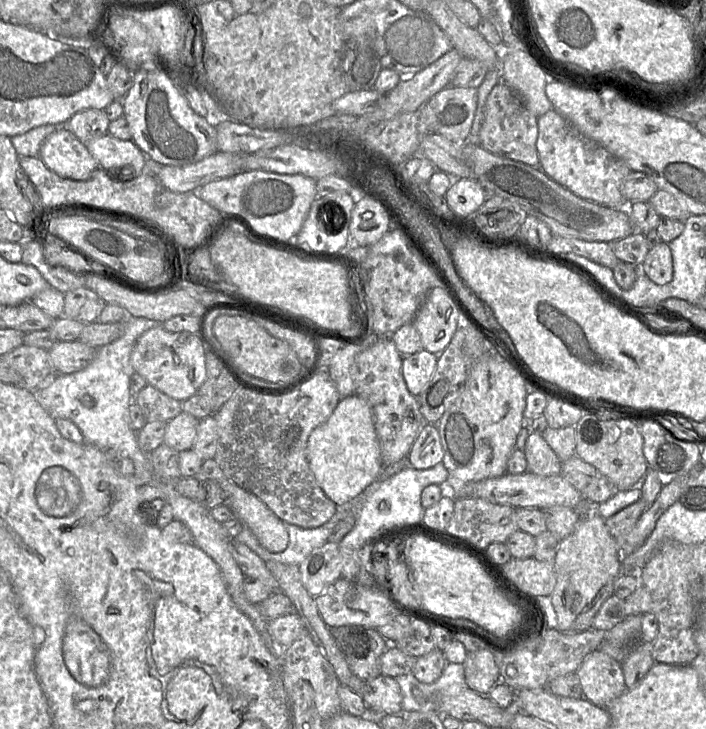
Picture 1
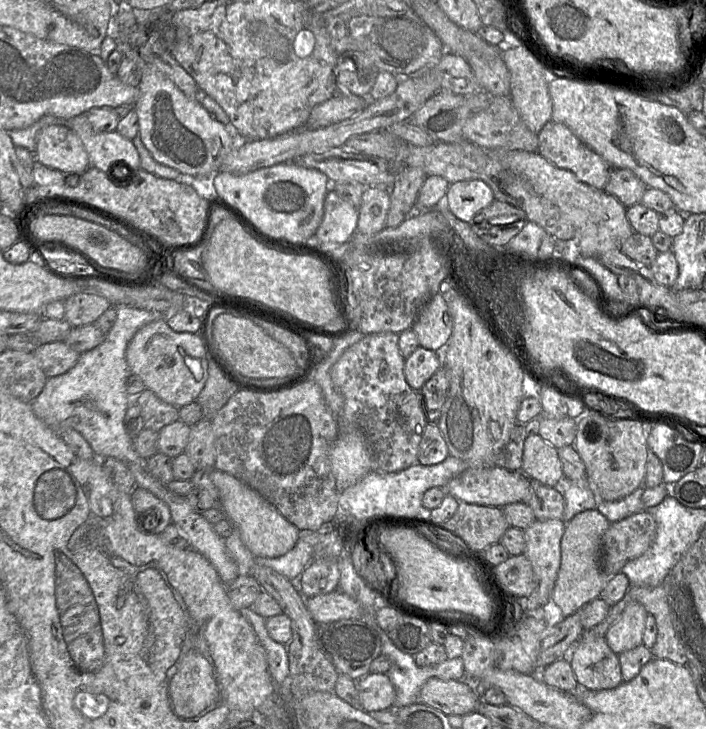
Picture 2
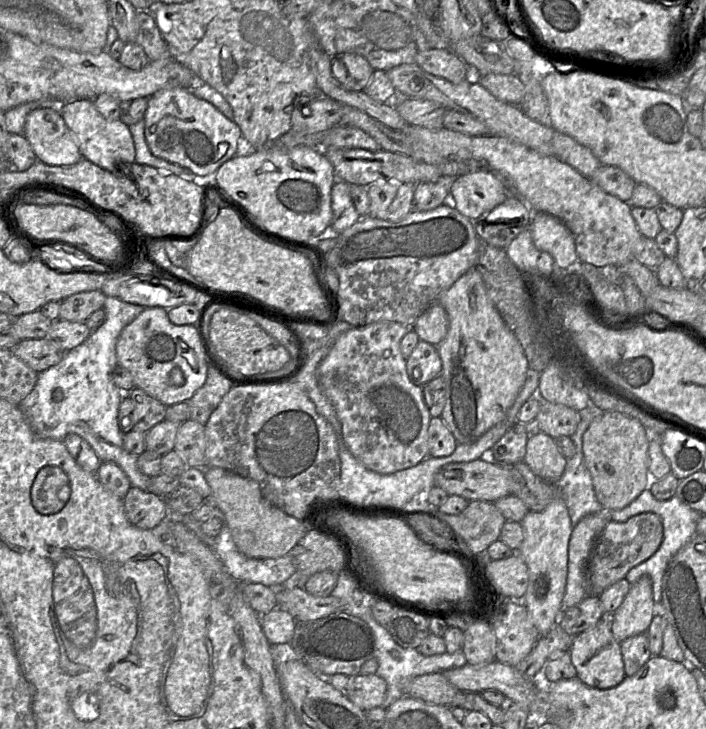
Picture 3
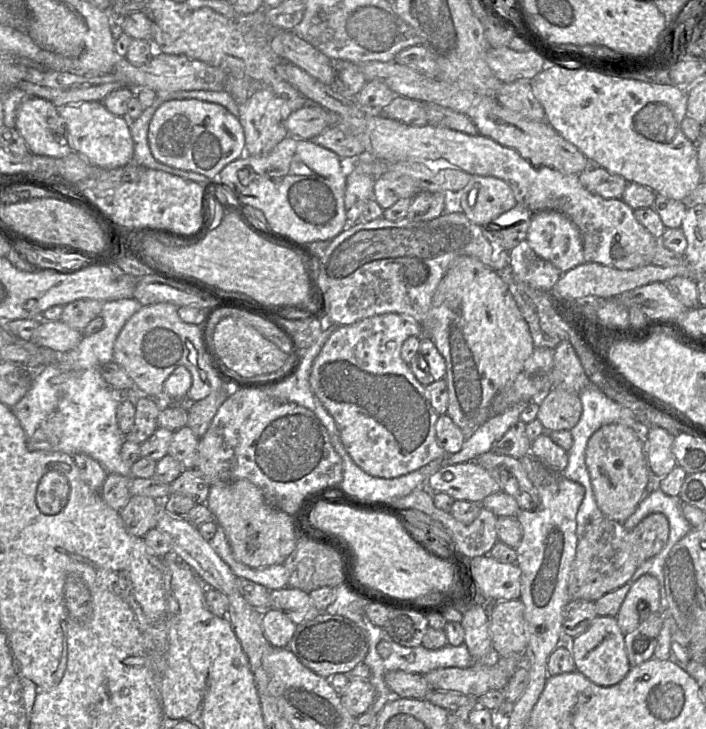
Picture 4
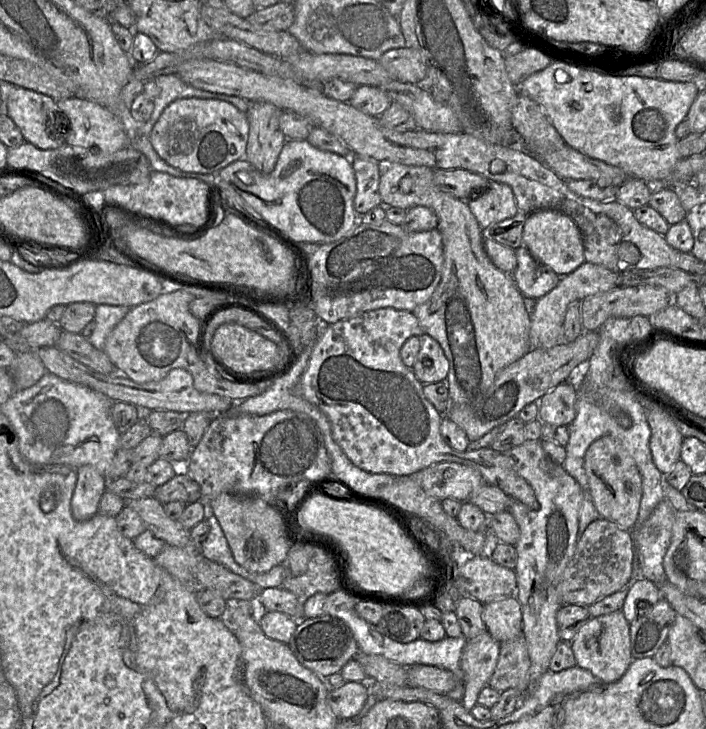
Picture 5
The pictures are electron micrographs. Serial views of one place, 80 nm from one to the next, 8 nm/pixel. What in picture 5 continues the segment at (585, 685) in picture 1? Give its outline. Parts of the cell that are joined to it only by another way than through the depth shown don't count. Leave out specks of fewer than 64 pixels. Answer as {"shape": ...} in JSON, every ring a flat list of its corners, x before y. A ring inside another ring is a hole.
{"shape":[[622,610,590,618,570,642,576,665,589,671,605,683,619,680,629,668,632,656,630,649,630,624]]}

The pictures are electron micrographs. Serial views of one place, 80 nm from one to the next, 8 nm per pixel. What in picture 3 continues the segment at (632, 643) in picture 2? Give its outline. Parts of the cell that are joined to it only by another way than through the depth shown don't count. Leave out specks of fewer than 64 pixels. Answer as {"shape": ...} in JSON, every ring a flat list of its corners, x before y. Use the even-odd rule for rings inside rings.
{"shape":[[643,575,630,586,622,603,612,614,611,632,621,643,623,640,647,631,655,616,652,582]]}

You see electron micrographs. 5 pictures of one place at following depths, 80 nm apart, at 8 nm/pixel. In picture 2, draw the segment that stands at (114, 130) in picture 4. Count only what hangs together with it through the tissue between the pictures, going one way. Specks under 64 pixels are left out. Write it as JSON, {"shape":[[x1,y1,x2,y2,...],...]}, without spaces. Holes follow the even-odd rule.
{"shape":[[86,112,69,120,69,127,81,139,89,155,91,165,101,171,115,175,124,172,118,169,124,168,125,165,127,165,134,172,141,168,140,156,133,141,123,137,116,130,113,132,98,132,93,130,86,117]]}

